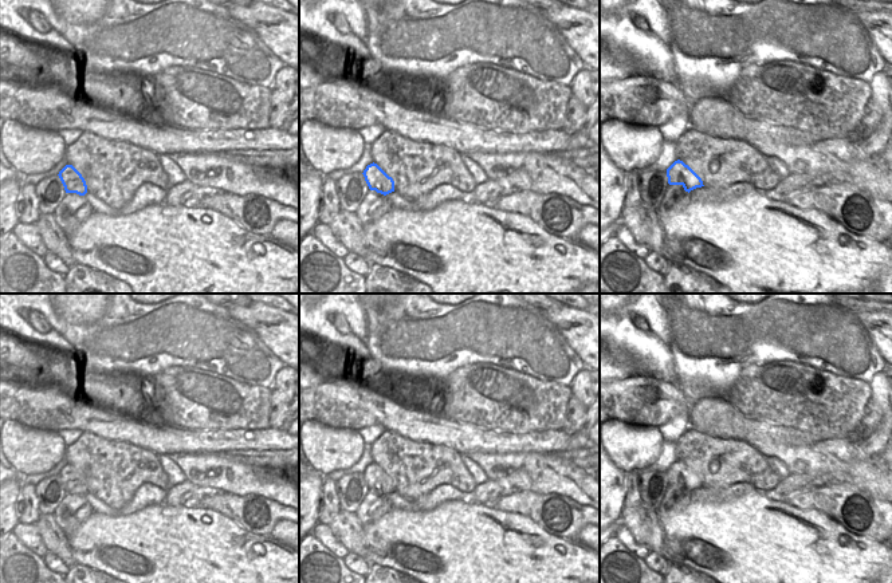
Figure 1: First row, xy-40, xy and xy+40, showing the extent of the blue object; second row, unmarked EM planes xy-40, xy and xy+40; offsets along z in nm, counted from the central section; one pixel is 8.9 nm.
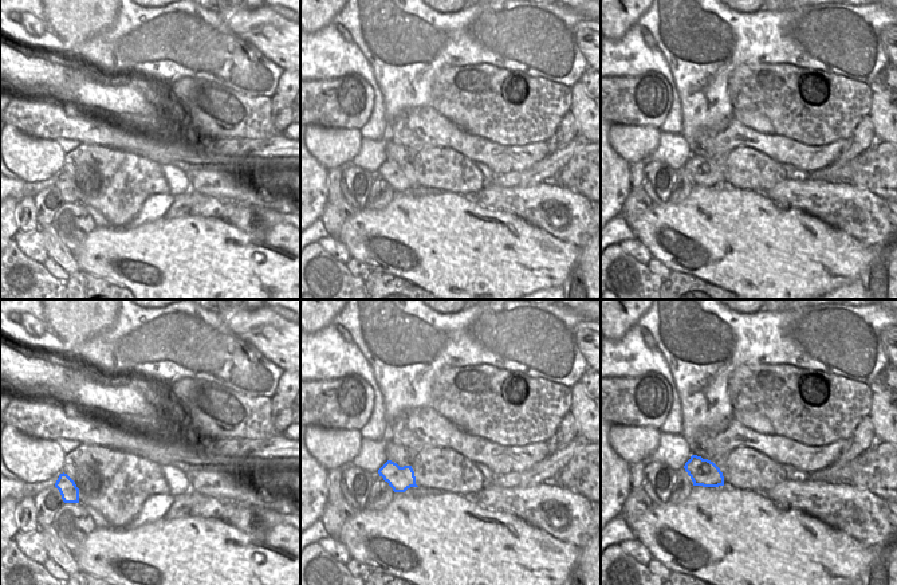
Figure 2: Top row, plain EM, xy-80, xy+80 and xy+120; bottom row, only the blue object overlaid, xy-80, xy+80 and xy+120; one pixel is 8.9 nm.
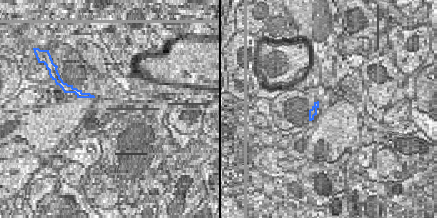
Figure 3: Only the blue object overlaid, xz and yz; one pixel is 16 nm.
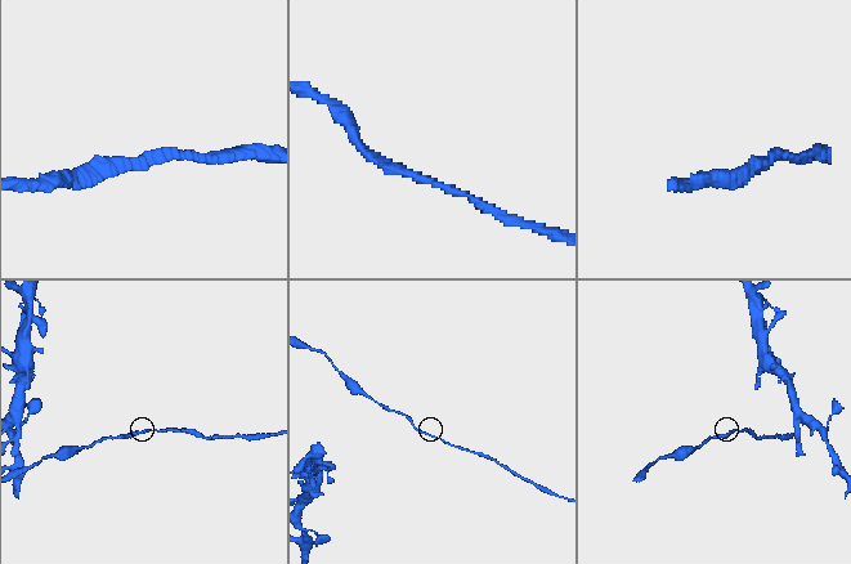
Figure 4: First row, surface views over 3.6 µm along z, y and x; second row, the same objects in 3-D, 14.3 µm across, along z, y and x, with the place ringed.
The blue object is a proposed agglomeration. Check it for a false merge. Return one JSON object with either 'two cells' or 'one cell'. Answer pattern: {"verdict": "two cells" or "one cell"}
{"verdict": "one cell"}

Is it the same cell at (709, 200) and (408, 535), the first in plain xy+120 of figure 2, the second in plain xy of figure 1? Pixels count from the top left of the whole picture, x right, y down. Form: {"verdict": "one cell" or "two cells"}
{"verdict": "one cell"}

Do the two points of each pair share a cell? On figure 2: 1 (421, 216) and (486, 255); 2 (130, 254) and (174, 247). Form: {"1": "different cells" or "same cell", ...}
{"1": "same cell", "2": "same cell"}

